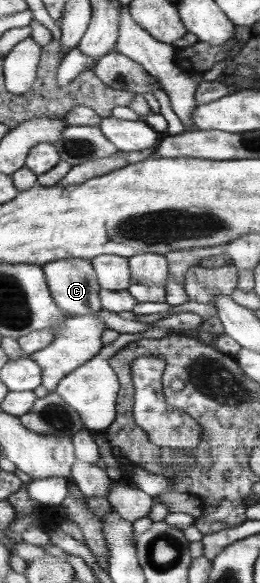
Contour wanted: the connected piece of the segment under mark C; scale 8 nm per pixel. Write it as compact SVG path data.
M67 258L64 260L52 261L43 266L47 276L48 286L57 305L65 314L89 314L98 312L103 308L100 293L103 288L96 278L96 270L87 258Z

